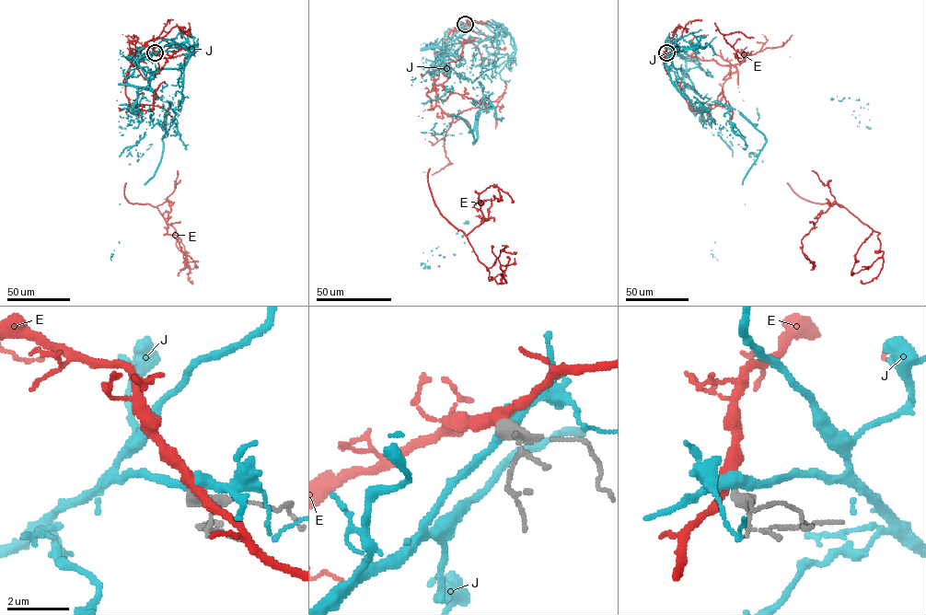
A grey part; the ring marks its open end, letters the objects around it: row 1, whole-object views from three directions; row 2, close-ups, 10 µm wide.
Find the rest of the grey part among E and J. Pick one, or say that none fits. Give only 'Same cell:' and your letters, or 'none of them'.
Same cell: E

